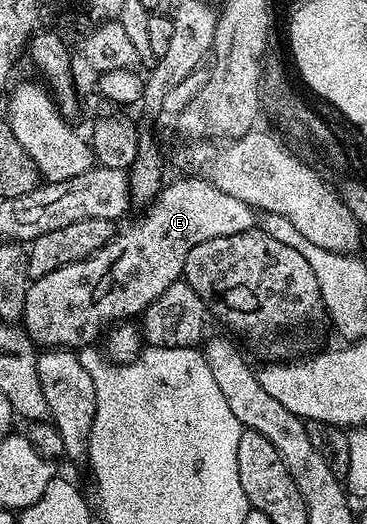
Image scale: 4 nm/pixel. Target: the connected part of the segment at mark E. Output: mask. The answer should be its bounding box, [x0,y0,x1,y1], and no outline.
[23,177,254,349]

